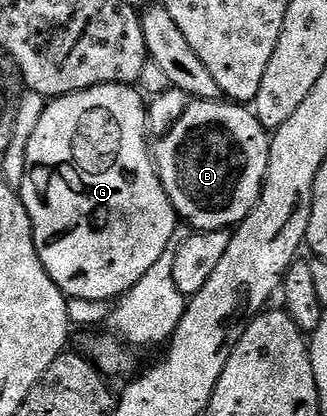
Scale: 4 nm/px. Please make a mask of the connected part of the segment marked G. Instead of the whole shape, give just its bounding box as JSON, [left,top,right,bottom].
[19,84,179,301]

